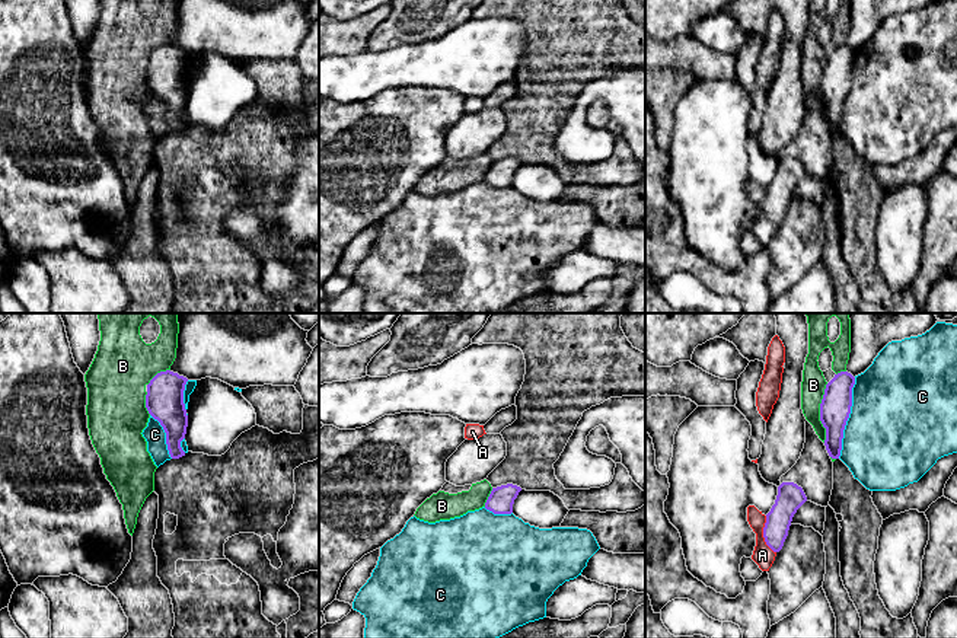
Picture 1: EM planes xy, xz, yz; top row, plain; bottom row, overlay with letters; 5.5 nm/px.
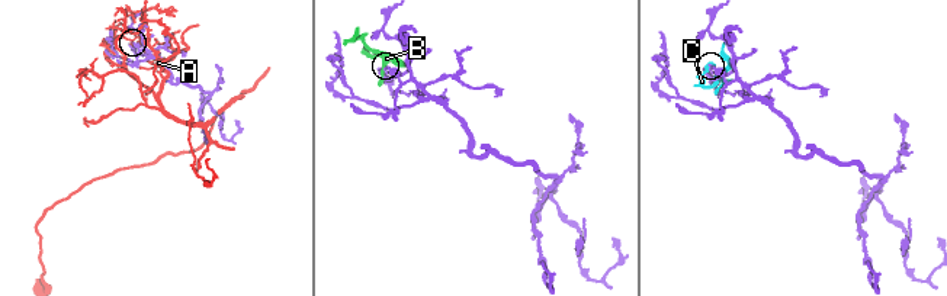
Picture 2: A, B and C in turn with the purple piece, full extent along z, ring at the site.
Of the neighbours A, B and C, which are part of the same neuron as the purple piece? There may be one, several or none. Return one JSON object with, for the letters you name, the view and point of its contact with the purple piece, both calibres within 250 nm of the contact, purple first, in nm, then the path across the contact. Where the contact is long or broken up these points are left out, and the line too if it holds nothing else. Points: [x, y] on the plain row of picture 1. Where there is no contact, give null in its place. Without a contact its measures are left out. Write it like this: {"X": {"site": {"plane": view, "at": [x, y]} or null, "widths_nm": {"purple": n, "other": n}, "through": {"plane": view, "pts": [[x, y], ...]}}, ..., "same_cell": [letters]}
{"same_cell": []}

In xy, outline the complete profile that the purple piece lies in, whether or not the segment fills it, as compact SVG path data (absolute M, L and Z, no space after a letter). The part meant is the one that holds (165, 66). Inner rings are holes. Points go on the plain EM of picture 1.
M170 44L157 47L147 58L146 82L166 106L166 118L172 133L185 130L181 115L185 112L188 89L184 64L188 52Z

